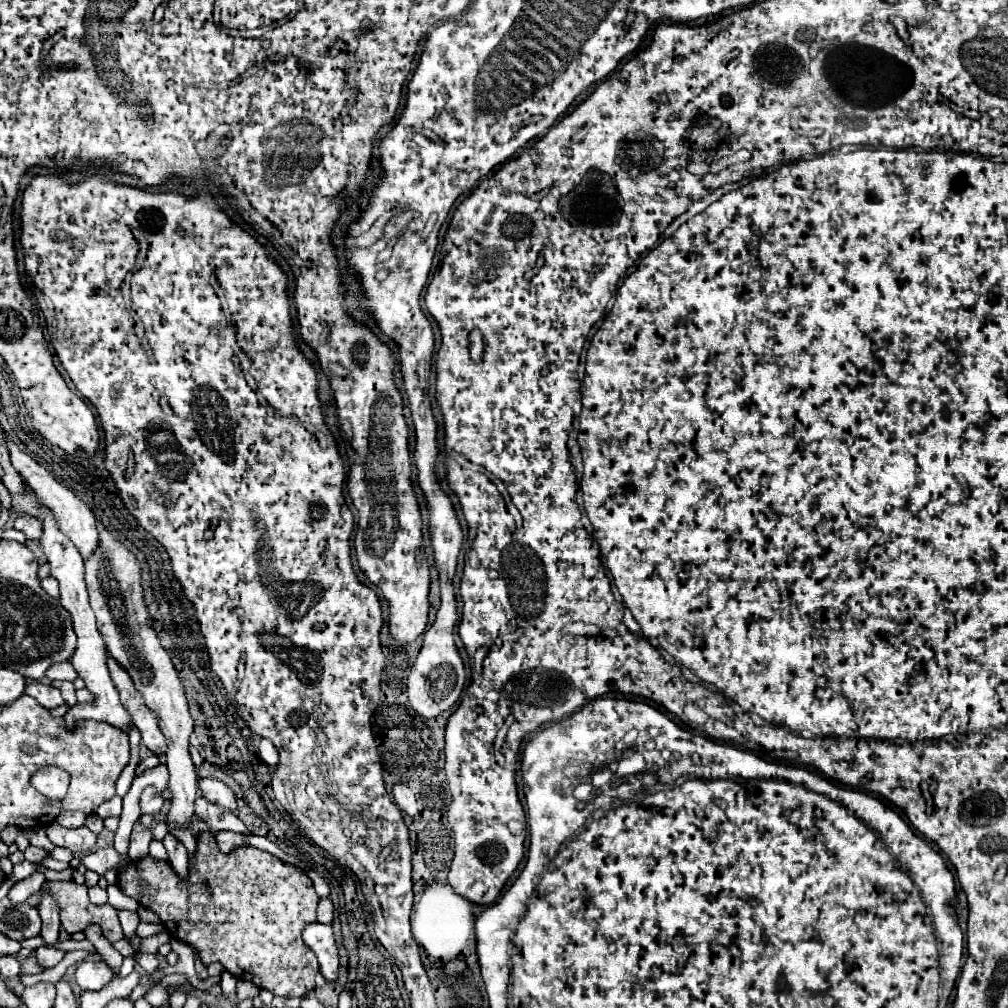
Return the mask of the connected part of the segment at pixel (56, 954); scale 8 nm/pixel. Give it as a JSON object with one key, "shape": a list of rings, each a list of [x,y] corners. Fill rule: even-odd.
{"shape":[[[43,946],[37,948],[37,958],[43,968],[53,968],[63,960],[65,954],[67,954],[65,950],[57,950],[57,948],[43,948]]]}

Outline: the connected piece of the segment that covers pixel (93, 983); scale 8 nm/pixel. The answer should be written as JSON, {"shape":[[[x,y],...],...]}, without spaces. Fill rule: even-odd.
{"shape":[[[83,960],[77,964],[75,976],[83,990],[101,990],[113,980],[115,972],[103,960]]]}

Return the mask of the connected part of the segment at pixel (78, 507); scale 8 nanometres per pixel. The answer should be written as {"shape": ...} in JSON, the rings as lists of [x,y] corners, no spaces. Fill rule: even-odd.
{"shape":[[[5,436],[5,440],[7,440],[7,446],[9,446],[11,464],[23,476],[23,480],[33,490],[33,494],[41,500],[41,504],[51,510],[51,514],[53,514],[59,530],[75,544],[75,548],[79,550],[79,554],[83,556],[83,560],[87,560],[89,556],[93,556],[95,550],[99,548],[99,534],[97,534],[97,526],[95,526],[95,516],[89,510],[89,506],[85,502],[81,502],[75,494],[71,494],[69,488],[65,488],[61,482],[57,482],[53,478],[53,474],[49,474],[41,464],[37,464],[35,458],[29,452],[23,452],[23,446],[15,444],[9,436]]]}

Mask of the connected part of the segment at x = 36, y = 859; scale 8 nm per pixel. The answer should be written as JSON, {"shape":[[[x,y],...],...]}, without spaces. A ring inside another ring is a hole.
{"shape":[[[29,846],[29,848],[25,850],[25,860],[33,862],[33,864],[43,862],[47,856],[49,856],[49,852],[47,852],[47,850],[43,852],[43,848],[39,848],[39,846]]]}

